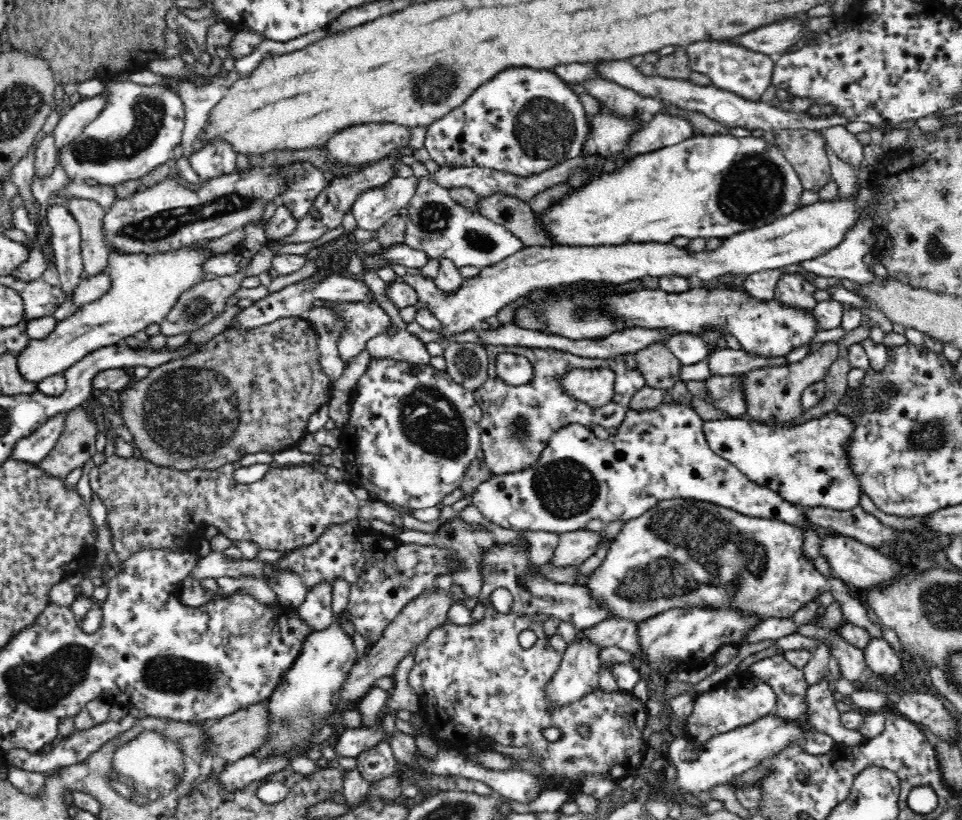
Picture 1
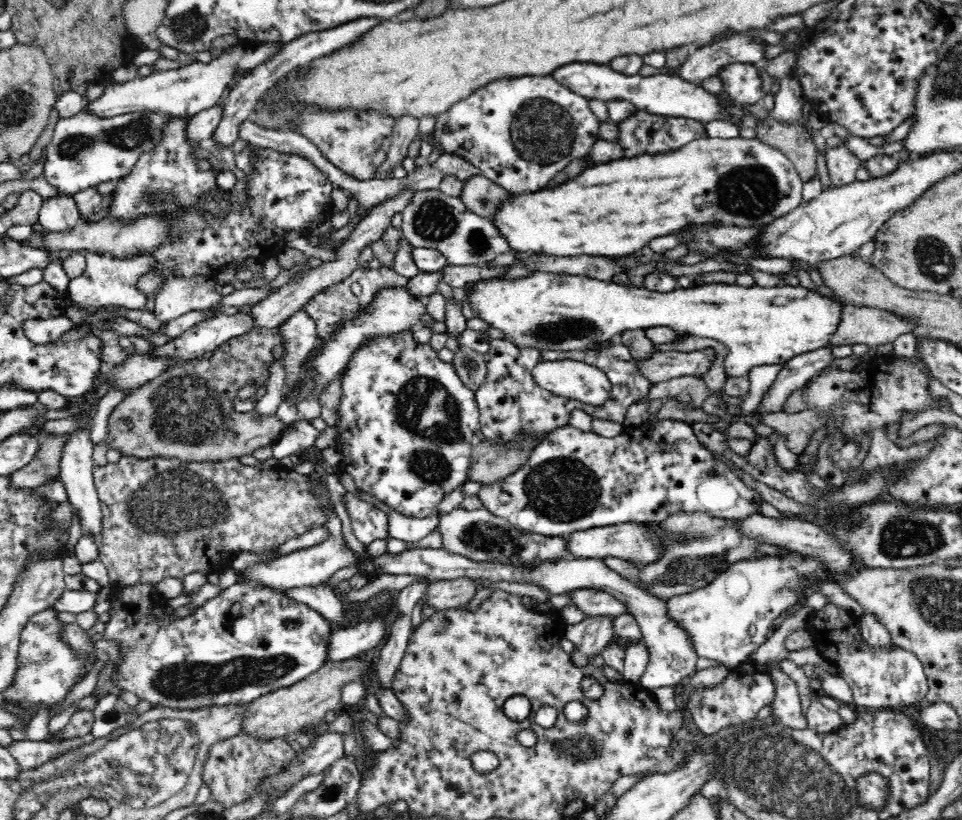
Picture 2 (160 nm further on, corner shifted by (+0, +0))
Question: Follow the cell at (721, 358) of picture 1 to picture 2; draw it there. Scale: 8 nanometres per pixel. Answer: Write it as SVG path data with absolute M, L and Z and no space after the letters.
M704 348L693 352L658 351L650 360L639 362L640 375L650 379L650 382L658 382L678 376L692 375L706 376L710 368L716 364L716 350Z

